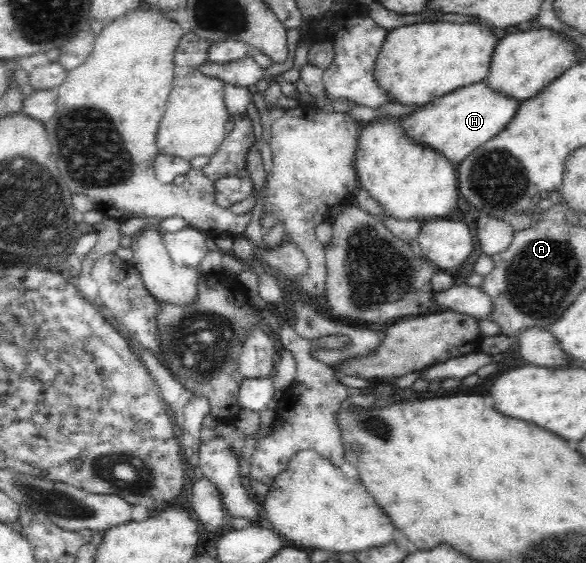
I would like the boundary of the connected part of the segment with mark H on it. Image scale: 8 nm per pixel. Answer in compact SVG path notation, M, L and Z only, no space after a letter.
M487 80L466 84L422 105L419 110L400 117L403 132L410 138L443 154L458 166L473 150L502 132L512 120L520 100L494 90Z

